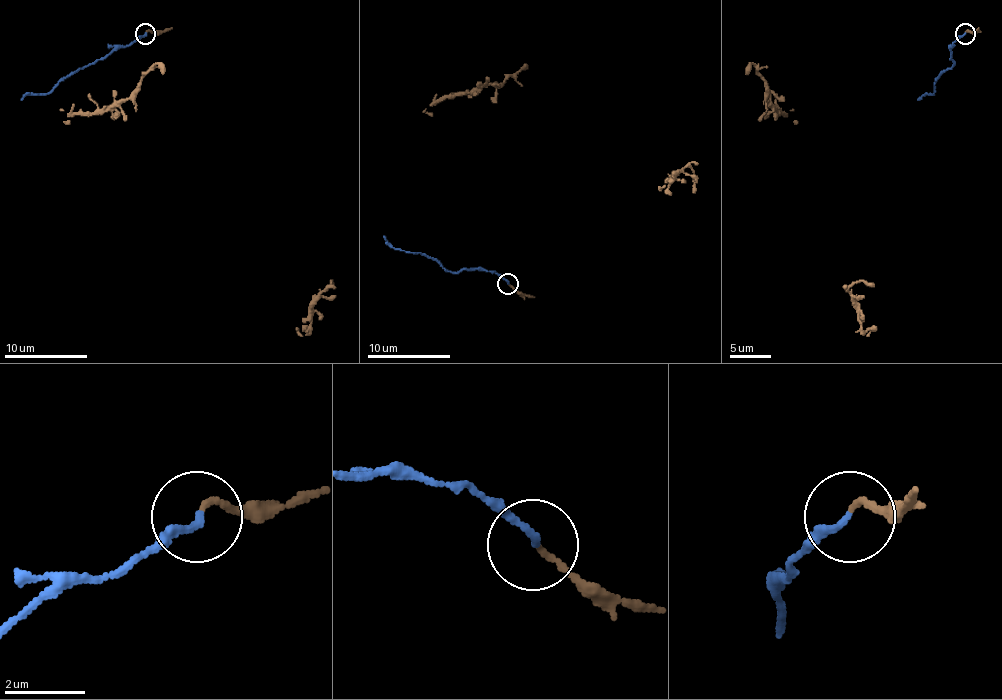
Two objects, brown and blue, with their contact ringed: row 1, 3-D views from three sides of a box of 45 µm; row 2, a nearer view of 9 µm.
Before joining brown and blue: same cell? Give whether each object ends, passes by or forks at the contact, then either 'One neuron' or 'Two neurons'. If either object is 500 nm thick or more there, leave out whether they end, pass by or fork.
At the ring brown ends. At the ring blue ends. One neuron

